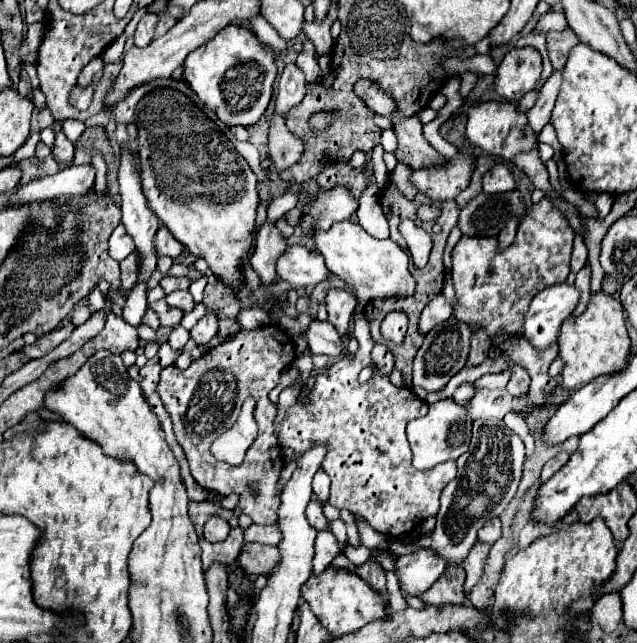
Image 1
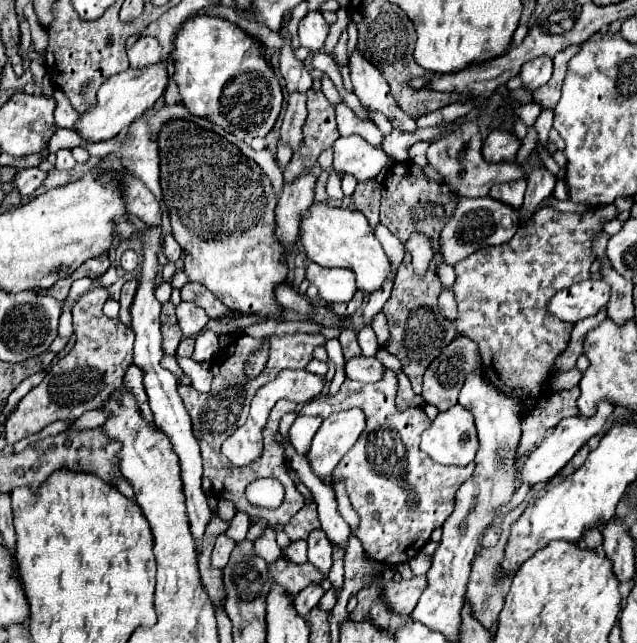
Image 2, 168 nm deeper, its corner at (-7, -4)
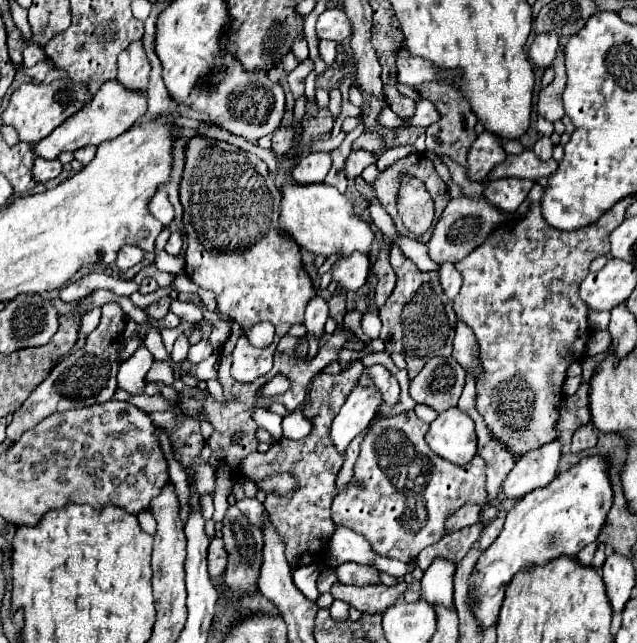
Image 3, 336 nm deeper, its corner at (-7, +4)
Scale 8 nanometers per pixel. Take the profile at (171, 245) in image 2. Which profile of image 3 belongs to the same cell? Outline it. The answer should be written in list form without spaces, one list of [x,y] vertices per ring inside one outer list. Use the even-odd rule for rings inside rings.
[[[173,231],[173,235],[169,237],[169,241],[167,241],[167,245],[165,245],[165,251],[167,251],[169,255],[179,255],[181,247],[183,247],[183,233],[181,233],[181,231]]]

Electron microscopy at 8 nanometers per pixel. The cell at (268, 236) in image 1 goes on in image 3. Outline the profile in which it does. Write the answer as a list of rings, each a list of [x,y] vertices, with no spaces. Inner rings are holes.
[[[311,153],[299,161],[299,165],[291,171],[297,183],[319,183],[327,177],[333,161],[329,153]]]

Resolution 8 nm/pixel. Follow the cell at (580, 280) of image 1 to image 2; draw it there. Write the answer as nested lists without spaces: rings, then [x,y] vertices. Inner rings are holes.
[[[561,389],[549,397],[541,397],[533,409],[523,415],[523,435],[519,441],[519,457],[529,455],[537,443],[543,441],[547,429],[555,427],[563,417],[577,415],[579,409],[575,405],[579,397],[579,389]]]

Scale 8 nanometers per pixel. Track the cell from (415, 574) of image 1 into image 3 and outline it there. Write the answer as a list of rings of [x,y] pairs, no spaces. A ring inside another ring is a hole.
[[[337,583],[331,587],[331,595],[333,595],[333,599],[341,599],[361,613],[383,613],[397,599],[399,601],[403,599],[405,589],[407,589],[405,583],[397,583],[395,587],[387,587],[383,583],[369,585],[369,587]]]

